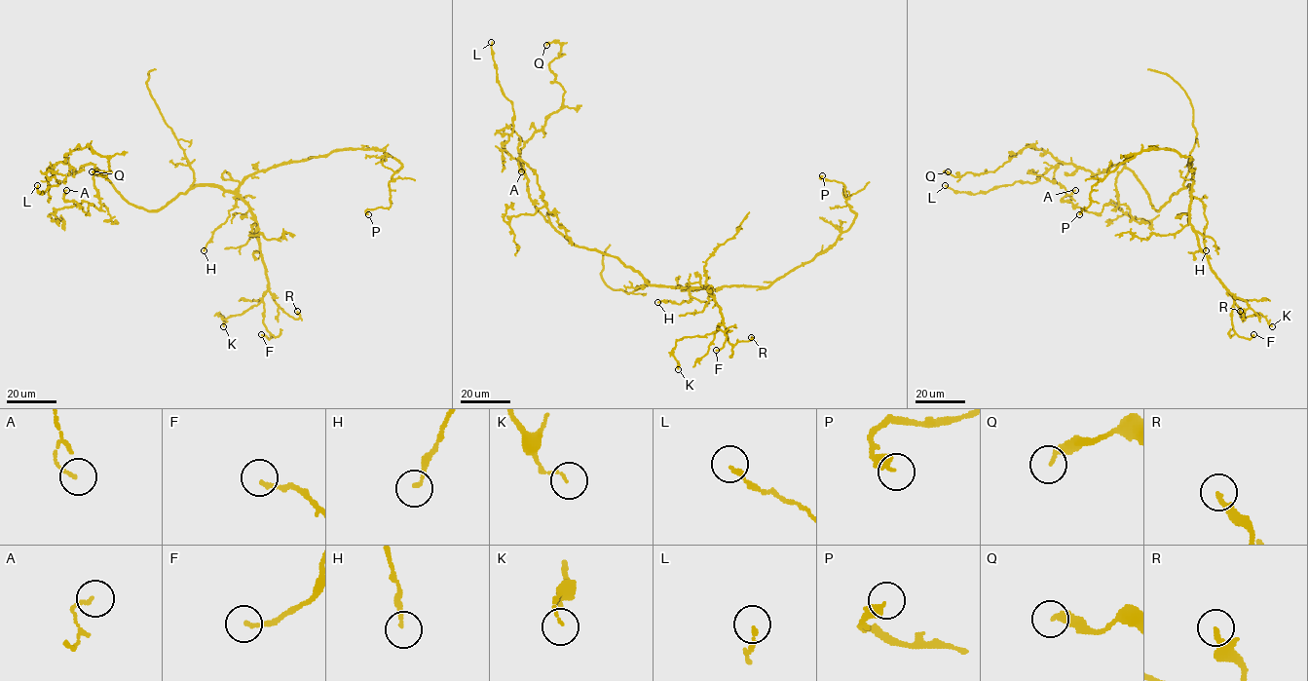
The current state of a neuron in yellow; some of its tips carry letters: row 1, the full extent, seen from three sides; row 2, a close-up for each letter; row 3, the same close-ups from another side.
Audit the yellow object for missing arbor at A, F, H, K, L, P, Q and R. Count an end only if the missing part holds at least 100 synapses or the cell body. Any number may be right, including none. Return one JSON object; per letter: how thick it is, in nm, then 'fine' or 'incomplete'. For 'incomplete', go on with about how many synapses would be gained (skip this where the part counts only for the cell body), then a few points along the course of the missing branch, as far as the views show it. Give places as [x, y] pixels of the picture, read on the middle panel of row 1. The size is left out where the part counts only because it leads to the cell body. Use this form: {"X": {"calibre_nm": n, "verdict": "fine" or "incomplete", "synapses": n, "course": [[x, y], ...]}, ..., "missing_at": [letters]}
{"A": {"calibre_nm": 110, "verdict": "fine"}, "F": {"calibre_nm": 140, "verdict": "fine"}, "H": {"calibre_nm": 140, "verdict": "fine"}, "K": {"calibre_nm": 90, "verdict": "fine"}, "L": {"calibre_nm": 150, "verdict": "fine"}, "P": {"calibre_nm": 380, "verdict": "fine"}, "Q": {"calibre_nm": 280, "verdict": "fine"}, "R": {"calibre_nm": 240, "verdict": "fine"}, "missing_at": []}

